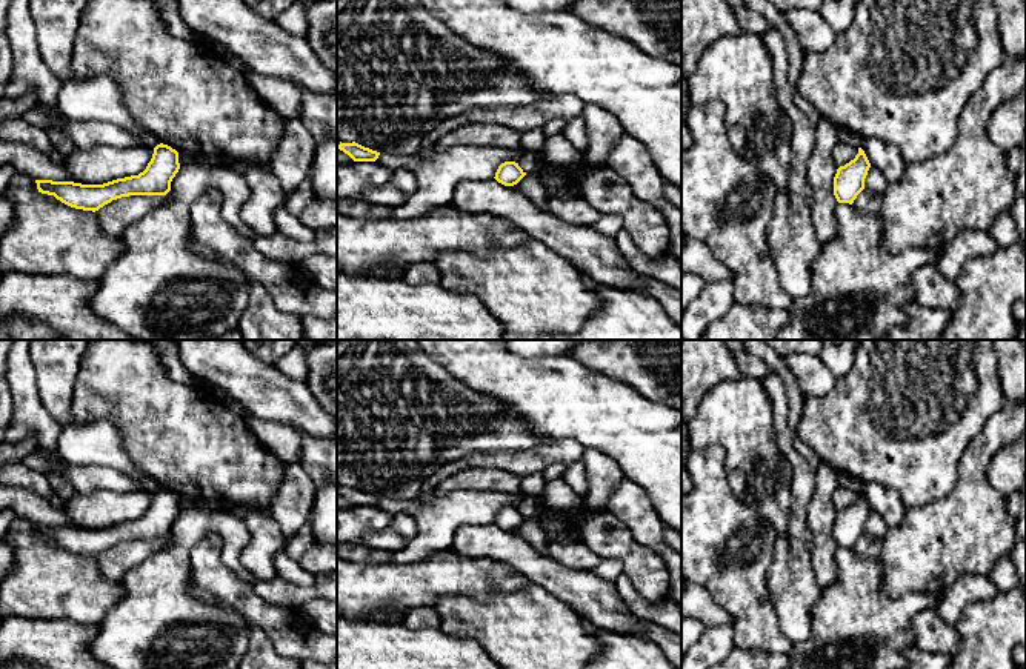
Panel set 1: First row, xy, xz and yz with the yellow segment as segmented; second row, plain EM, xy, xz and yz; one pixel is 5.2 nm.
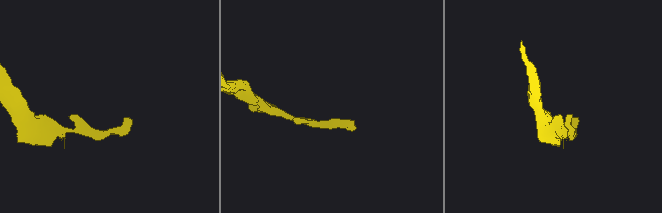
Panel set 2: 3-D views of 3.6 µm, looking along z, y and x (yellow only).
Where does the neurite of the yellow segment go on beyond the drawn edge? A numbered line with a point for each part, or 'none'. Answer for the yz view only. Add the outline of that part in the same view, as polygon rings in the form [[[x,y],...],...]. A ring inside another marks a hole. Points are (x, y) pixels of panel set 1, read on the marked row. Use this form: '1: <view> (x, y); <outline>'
none

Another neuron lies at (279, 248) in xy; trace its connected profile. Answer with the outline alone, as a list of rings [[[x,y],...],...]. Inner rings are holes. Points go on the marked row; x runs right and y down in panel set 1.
[[[326,228],[315,232],[309,243],[292,240],[280,232],[269,237],[258,237],[258,252],[274,261],[298,266],[308,255],[321,254],[337,257],[337,229]]]

